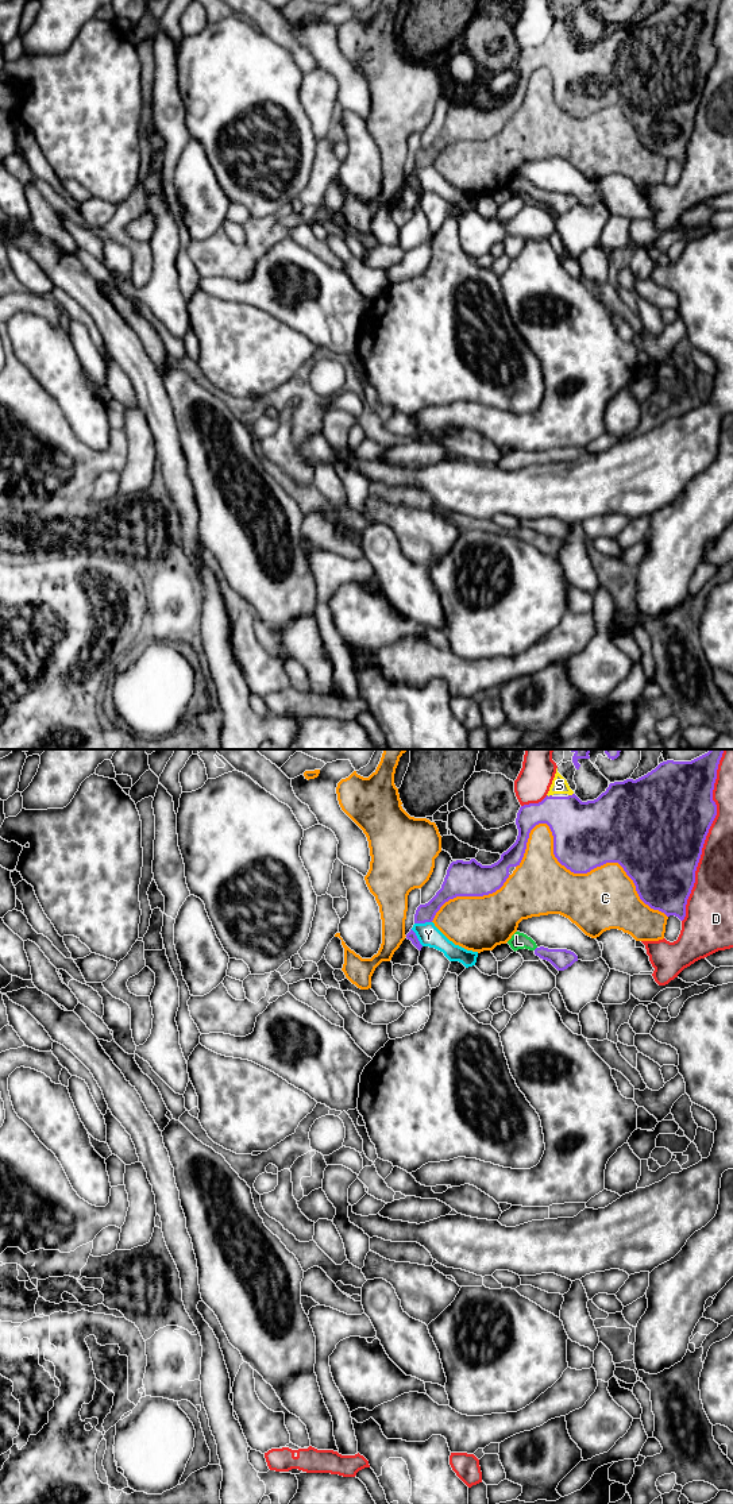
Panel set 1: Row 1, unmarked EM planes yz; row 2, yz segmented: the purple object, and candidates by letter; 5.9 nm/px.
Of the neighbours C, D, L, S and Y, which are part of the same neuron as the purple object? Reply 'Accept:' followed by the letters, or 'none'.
Accept: L, S

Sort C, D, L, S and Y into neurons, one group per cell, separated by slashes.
C / D / L S / Y

